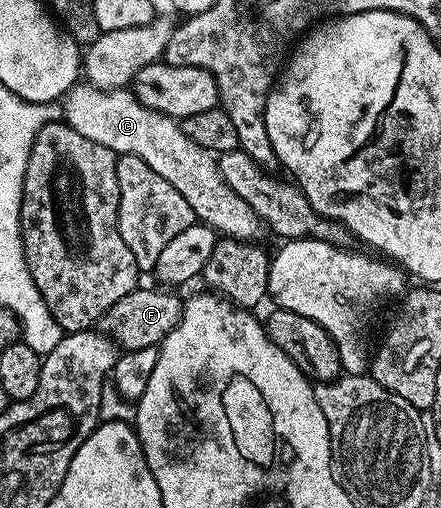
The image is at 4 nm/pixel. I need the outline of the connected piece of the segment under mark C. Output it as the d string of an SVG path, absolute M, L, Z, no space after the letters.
M87 83L73 85L62 104L63 120L71 129L78 131L78 135L86 135L86 139L94 139L94 143L102 143L102 147L110 147L117 155L142 159L142 163L146 163L150 171L158 171L158 175L162 175L162 179L166 179L166 183L170 183L170 187L174 187L174 191L178 191L178 195L182 195L182 199L190 203L199 224L209 225L221 238L232 238L239 242L251 242L259 235L260 229L262 230L260 216L253 211L250 203L246 203L246 199L242 199L242 195L234 195L234 191L226 187L217 158L208 150L198 147L198 143L194 143L192 139L186 139L177 118L167 117L146 107L127 88L95 89Z

